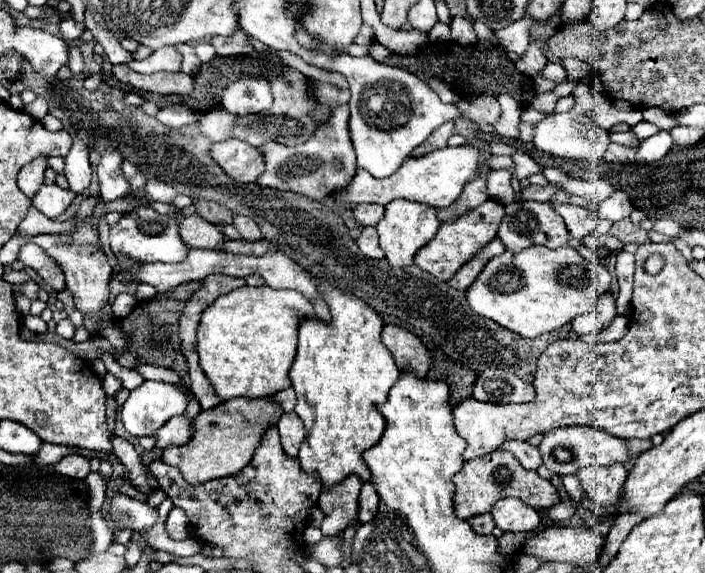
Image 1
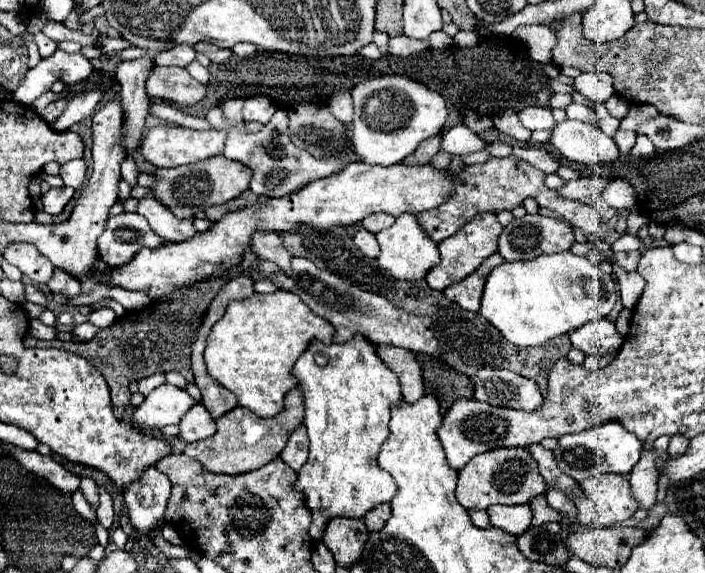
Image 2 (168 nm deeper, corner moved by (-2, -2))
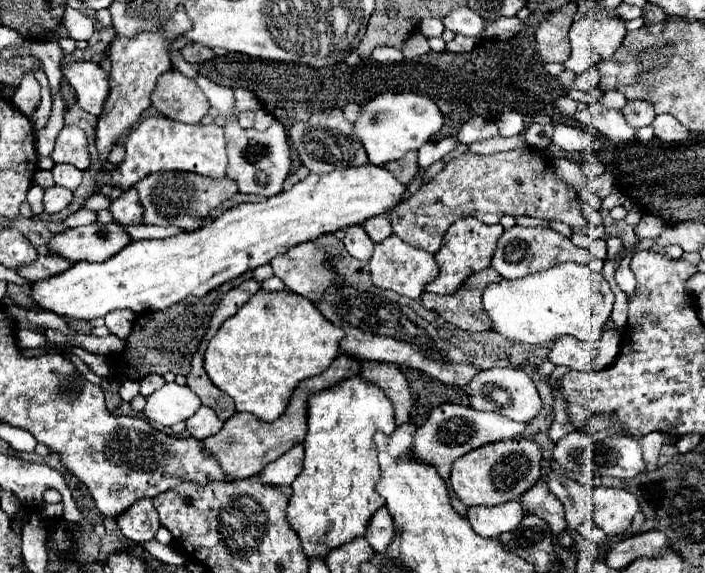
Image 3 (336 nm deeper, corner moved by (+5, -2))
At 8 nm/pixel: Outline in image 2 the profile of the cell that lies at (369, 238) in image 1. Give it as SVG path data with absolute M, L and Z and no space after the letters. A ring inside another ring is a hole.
M360 228L360 230L354 234L354 242L356 242L356 246L360 248L360 252L362 252L364 256L368 256L368 258L378 258L380 246L378 246L376 236L374 236L372 232Z

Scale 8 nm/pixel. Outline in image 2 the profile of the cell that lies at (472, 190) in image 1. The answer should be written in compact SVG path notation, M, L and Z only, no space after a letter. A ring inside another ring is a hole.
M506 156L506 158L490 158L484 164L470 164L464 166L456 176L454 176L454 192L448 202L442 206L436 206L428 212L416 214L416 220L420 222L420 228L436 242L440 244L444 238L456 234L466 222L470 222L476 214L480 212L492 212L498 214L502 210L514 210L520 206L528 196L538 202L540 208L554 210L556 214L564 216L568 222L578 226L586 236L592 236L600 228L600 216L598 210L592 204L580 202L580 200L568 200L562 198L556 190L546 188L544 184L546 174L536 170L524 160L518 160L516 156Z

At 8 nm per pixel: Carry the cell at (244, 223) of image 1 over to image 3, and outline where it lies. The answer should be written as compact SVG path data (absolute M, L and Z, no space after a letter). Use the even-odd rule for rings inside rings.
M311 241L289 248L285 254L275 256L275 276L279 276L285 286L309 300L321 298L327 286L339 284L327 268L323 268L325 252L315 248Z

